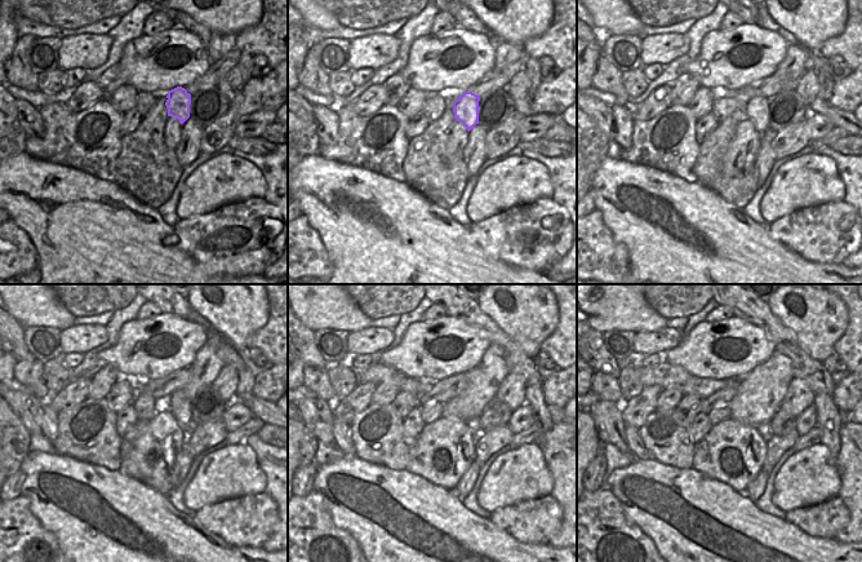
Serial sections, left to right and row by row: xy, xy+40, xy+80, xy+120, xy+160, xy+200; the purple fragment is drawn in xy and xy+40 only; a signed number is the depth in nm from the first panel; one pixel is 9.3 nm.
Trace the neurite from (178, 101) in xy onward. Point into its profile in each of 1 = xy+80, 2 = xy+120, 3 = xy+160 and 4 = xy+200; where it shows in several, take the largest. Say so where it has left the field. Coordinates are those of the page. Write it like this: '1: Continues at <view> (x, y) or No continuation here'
1: Continues at xy+80 (756, 110)
2: Continues at xy+120 (178, 403)
3: Continues at xy+160 (474, 424)
4: Continues at xy+200 (765, 430)

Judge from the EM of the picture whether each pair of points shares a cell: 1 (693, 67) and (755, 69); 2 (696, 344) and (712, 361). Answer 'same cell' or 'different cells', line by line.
1: same cell
2: same cell

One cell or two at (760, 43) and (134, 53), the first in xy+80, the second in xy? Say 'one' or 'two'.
one

